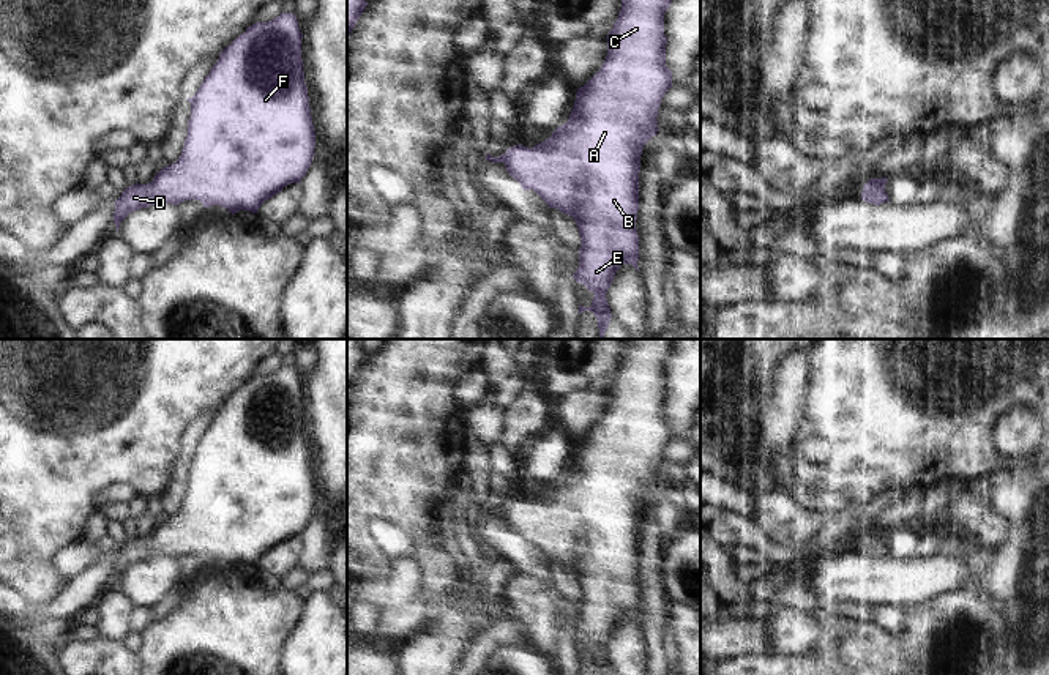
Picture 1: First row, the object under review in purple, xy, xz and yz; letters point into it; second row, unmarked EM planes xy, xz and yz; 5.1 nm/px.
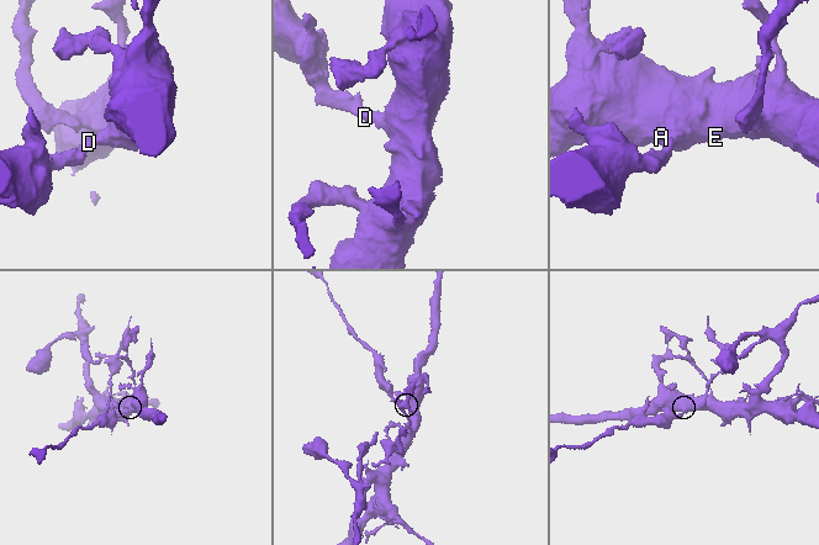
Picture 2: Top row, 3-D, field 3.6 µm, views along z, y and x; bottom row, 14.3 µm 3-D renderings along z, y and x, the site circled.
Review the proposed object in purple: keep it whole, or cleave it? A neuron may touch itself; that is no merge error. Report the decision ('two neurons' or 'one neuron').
one neuron

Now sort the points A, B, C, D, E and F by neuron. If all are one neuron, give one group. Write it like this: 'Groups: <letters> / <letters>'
Groups: A B C D E F.

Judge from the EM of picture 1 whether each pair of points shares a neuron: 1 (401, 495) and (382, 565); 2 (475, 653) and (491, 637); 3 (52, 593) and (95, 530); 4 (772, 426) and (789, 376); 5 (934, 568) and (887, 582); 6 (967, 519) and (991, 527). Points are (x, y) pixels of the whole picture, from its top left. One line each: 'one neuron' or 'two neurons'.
1: one neuron
2: one neuron
3: two neurons
4: one neuron
5: one neuron
6: one neuron

